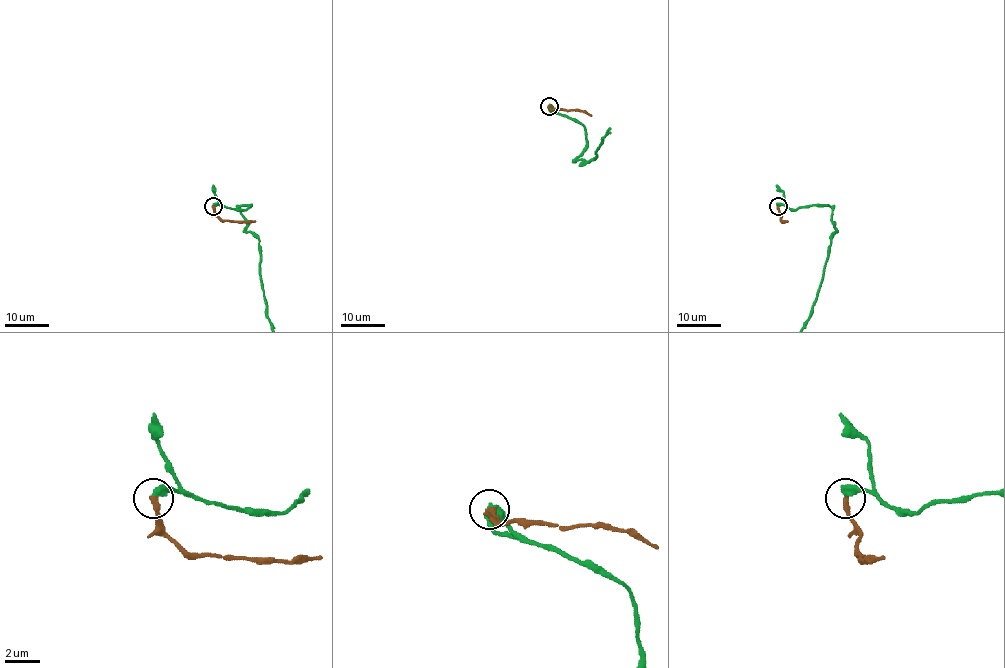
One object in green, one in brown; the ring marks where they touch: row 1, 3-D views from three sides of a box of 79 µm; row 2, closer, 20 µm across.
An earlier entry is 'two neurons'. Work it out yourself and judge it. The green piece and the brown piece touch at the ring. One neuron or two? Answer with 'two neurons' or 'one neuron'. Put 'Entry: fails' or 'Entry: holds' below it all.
one neuron
Entry: fails

